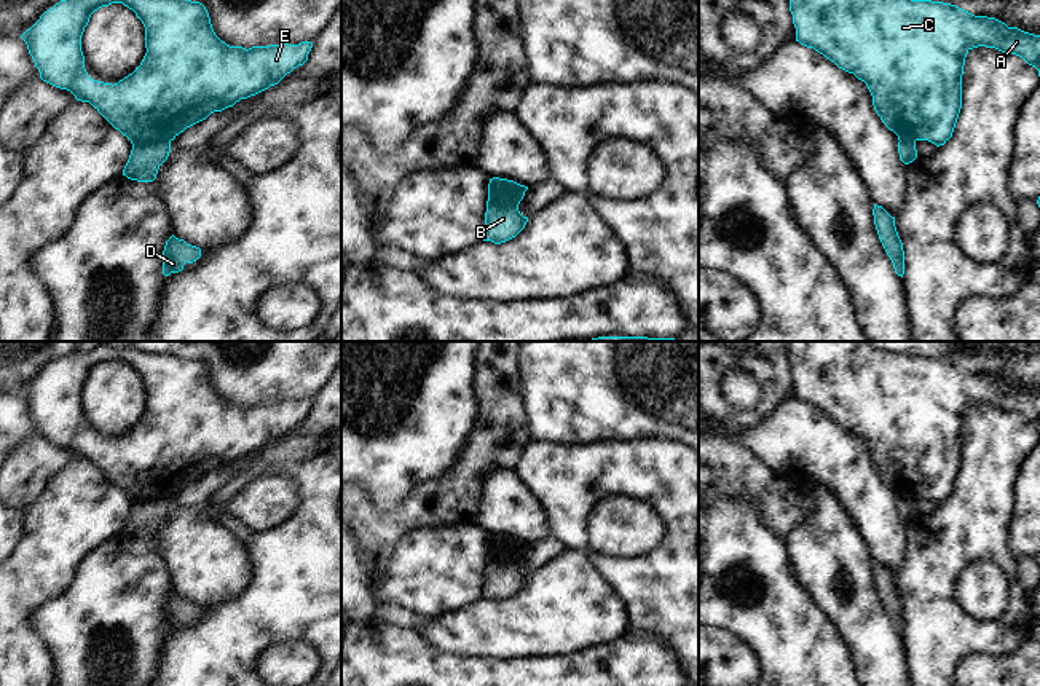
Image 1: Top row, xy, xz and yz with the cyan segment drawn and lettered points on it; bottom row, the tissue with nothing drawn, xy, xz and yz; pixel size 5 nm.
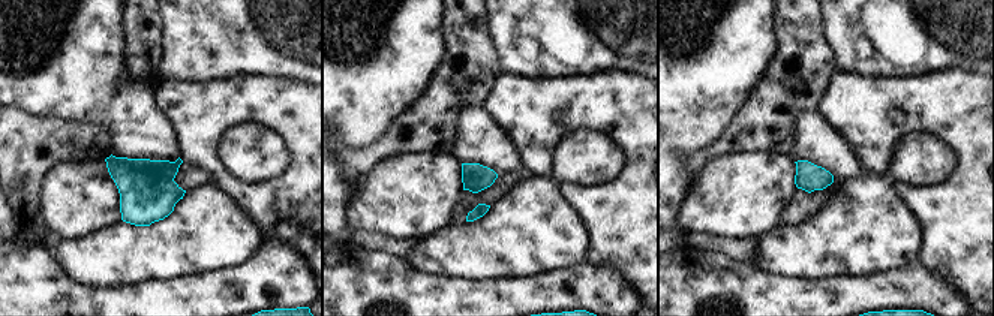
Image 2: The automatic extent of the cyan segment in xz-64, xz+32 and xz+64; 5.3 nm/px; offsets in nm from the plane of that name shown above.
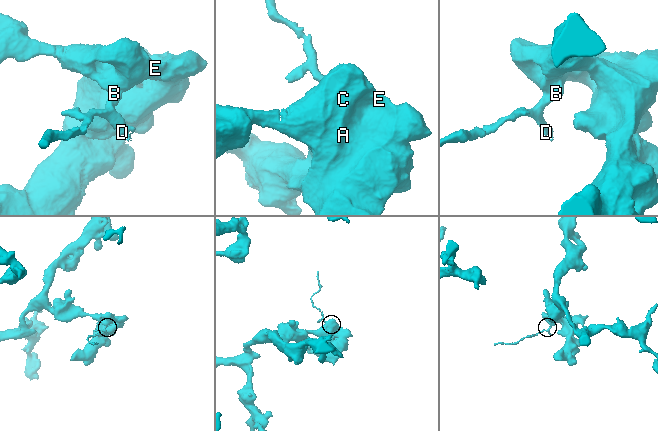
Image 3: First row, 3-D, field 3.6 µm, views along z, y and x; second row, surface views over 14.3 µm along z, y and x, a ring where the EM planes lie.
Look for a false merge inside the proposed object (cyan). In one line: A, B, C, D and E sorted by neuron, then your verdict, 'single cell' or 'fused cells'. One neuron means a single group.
groups A B C E / D; fused cells

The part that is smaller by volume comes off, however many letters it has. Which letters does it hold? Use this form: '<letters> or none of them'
D

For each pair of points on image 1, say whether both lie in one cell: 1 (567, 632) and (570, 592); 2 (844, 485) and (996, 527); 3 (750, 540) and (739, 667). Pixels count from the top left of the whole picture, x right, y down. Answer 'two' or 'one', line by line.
1: one
2: two
3: two

